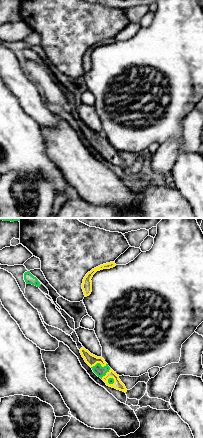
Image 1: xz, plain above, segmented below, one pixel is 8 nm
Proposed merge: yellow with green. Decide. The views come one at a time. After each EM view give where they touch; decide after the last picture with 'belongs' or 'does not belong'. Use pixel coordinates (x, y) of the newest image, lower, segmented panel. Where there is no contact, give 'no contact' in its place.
meets yellow at (98, 362)

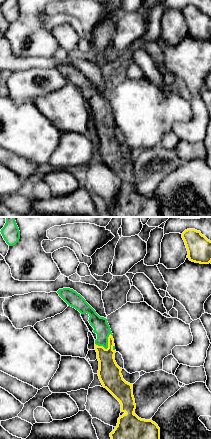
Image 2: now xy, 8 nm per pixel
meets yellow at (108, 346)

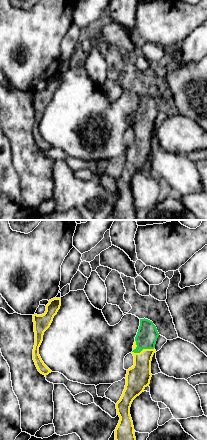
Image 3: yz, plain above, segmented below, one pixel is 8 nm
meets yellow at (143, 349)

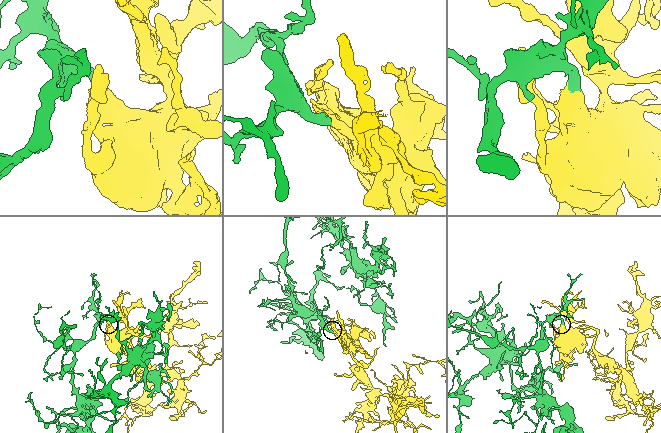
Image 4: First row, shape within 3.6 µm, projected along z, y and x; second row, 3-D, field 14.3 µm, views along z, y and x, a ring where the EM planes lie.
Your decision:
belongs

